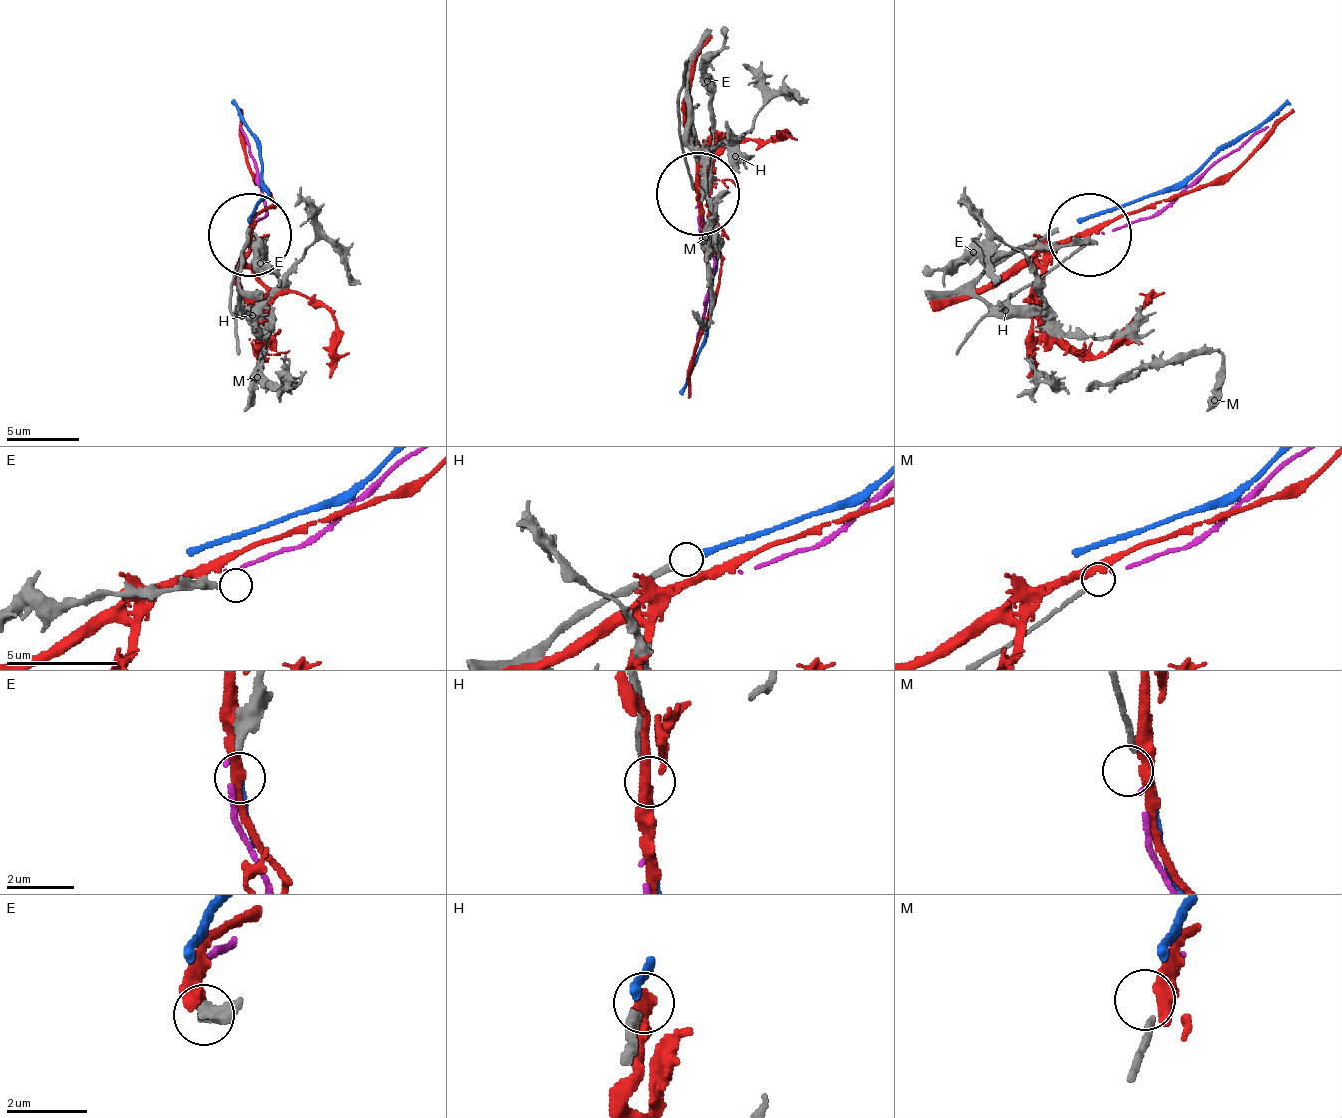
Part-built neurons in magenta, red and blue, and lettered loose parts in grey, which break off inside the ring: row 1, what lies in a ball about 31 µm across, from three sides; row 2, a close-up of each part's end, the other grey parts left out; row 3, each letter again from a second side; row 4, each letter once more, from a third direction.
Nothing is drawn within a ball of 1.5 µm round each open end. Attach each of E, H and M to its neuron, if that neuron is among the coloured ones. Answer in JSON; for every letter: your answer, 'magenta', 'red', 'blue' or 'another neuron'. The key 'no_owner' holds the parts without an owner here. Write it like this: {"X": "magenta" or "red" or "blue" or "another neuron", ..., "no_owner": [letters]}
{"E": "another neuron", "H": "blue", "M": "magenta", "no_owner": ["E"]}

